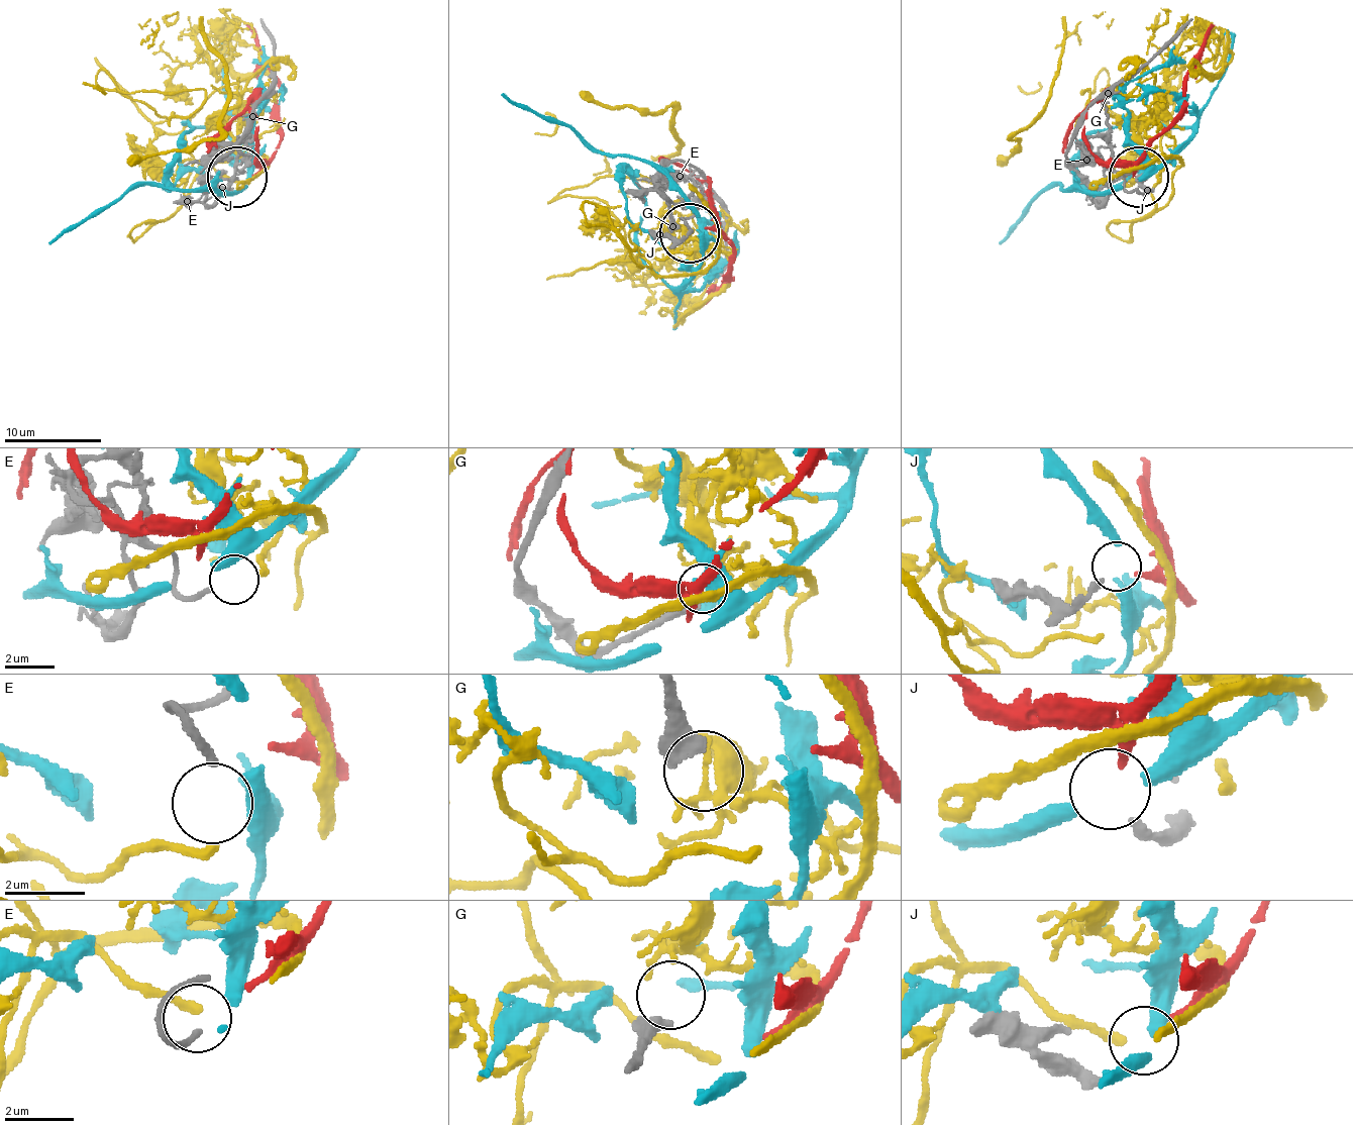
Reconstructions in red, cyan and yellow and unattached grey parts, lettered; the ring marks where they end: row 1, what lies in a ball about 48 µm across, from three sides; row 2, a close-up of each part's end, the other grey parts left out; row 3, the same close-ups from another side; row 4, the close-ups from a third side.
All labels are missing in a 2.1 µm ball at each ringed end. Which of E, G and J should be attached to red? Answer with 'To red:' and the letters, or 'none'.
To red: J

